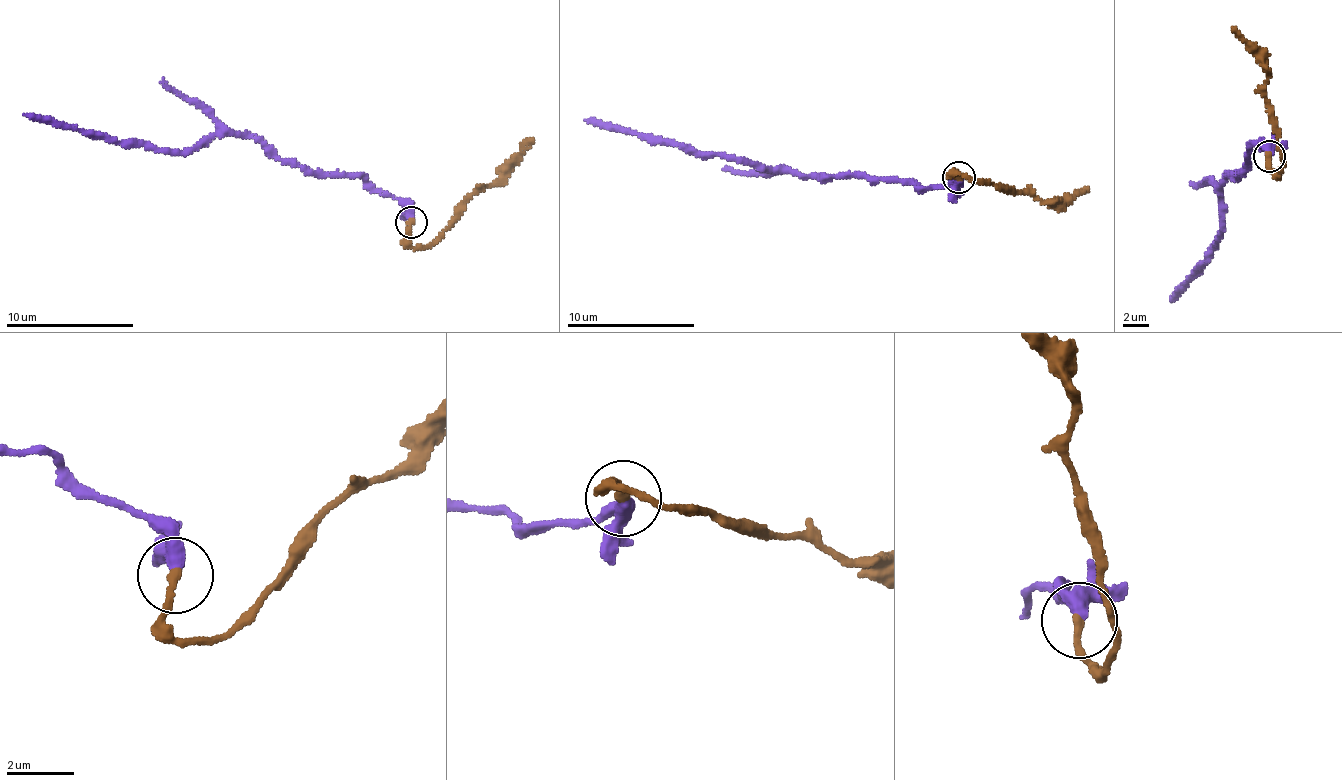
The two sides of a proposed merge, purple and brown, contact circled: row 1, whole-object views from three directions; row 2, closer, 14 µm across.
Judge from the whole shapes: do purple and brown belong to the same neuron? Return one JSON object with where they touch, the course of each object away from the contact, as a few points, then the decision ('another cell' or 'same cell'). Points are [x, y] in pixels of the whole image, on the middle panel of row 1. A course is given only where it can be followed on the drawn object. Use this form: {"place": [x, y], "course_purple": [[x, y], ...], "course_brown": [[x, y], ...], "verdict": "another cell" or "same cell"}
{"place": [959, 177], "course_purple": [[958, 178], [953, 182], [919, 187], [909, 179], [768, 171], [737, 159], [702, 155], [585, 120]], "course_brown": [[958, 178], [953, 172], [1007, 192], [1024, 192], [1051, 202], [1088, 189]], "verdict": "same cell"}

